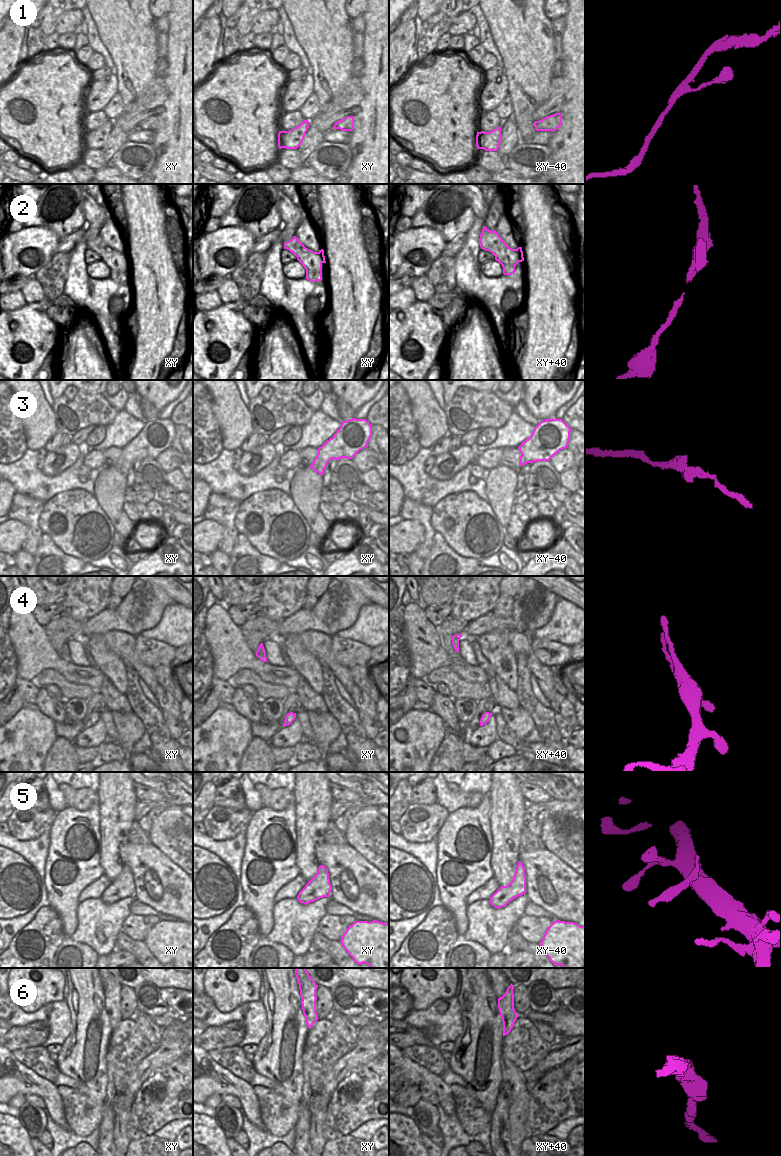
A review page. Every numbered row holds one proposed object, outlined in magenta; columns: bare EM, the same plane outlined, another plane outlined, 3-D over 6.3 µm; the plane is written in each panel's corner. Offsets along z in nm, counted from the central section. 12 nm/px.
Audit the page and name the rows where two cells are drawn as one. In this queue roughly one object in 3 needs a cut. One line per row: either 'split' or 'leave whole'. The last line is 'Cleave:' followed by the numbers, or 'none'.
1: leave whole
2: split
3: leave whole
4: leave whole
5: leave whole
6: leave whole
Cleave: 2

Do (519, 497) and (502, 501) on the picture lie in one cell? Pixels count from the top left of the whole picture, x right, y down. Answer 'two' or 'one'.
two

